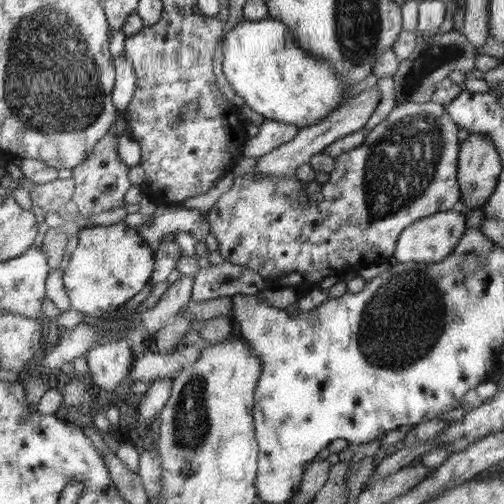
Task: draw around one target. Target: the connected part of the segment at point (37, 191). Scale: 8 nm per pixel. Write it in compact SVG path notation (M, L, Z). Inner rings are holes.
M58 178L44 184L35 184L29 193L34 205L40 206L45 213L56 213L65 209L68 201L72 199L74 182L72 178Z

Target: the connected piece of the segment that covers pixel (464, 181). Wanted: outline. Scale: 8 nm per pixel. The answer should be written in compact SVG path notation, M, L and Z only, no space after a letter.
M469 133L462 142L460 158L463 212L473 208L483 210L494 192L502 163L498 149L488 135Z

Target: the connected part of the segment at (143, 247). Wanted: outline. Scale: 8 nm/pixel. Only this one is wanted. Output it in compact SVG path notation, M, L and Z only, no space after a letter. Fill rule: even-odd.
M127 224L82 228L78 234L78 247L72 253L68 267L62 274L63 284L71 301L71 309L89 316L109 318L114 311L126 308L126 304L130 304L134 296L142 296L142 292L146 292L146 288L152 286L150 278L154 274L156 252L158 248L150 248L139 230Z

